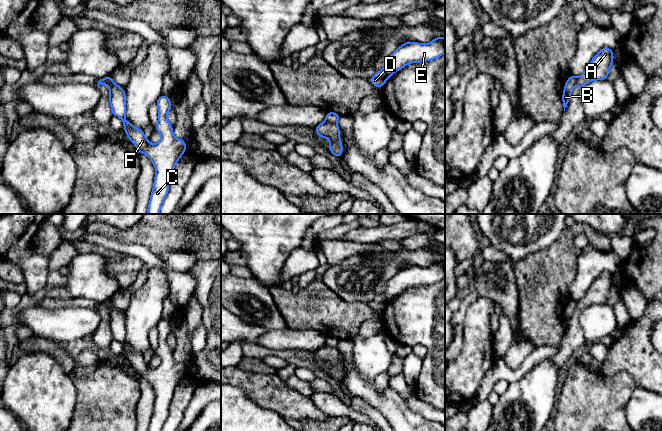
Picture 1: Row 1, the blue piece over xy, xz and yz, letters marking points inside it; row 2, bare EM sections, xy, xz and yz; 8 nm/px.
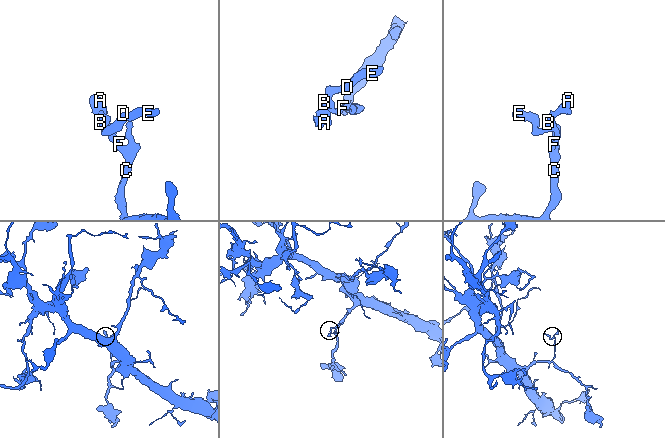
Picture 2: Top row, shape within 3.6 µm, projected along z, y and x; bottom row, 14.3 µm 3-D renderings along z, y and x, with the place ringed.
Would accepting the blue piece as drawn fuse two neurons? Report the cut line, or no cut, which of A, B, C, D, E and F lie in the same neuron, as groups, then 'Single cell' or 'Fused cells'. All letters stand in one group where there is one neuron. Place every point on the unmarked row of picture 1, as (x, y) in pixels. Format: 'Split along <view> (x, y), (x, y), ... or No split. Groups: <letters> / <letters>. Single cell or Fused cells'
Split along xz (325, 344), (336, 348). Groups: A / B C D E F. Fused cells

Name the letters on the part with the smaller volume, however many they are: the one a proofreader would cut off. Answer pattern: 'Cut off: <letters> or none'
Cut off: A

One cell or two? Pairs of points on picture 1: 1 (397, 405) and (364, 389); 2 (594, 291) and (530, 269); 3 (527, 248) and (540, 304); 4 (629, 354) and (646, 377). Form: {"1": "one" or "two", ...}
{"1": "one", "2": "two", "3": "two", "4": "one"}

